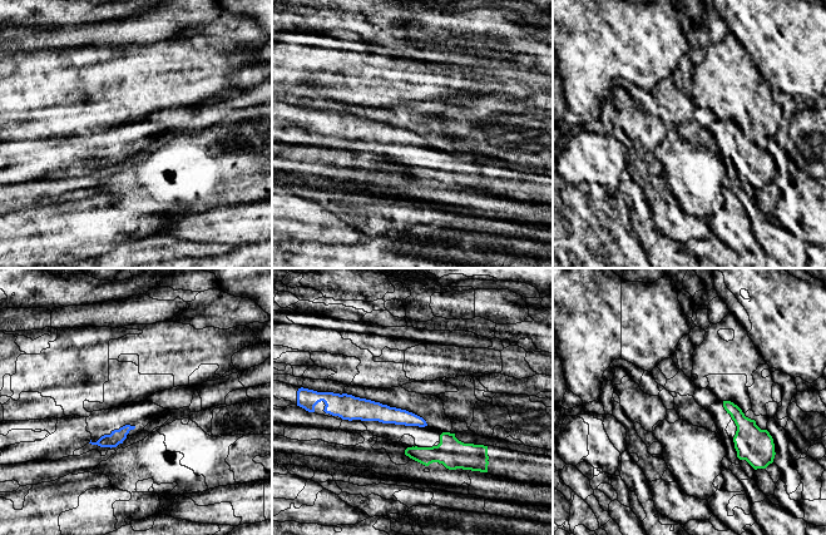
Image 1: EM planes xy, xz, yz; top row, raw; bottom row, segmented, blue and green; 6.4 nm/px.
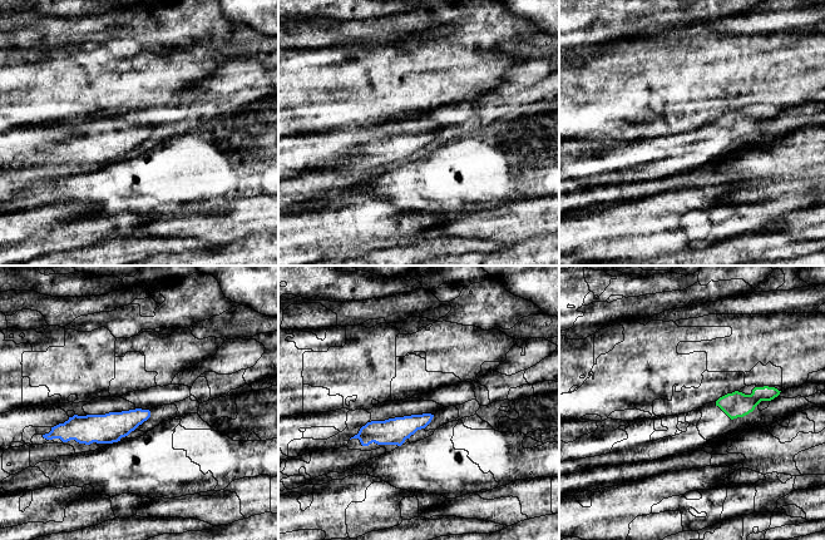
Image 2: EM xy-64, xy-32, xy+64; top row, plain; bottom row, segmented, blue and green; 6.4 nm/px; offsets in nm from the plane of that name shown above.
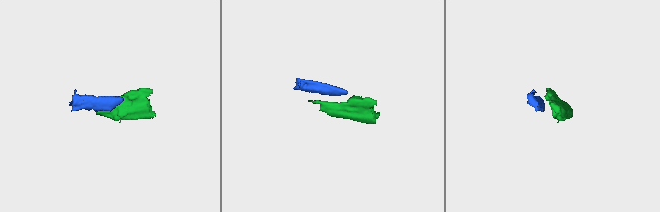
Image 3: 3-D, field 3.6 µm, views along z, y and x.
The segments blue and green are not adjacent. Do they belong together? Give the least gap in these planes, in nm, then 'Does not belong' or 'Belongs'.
Distance 110 nm. Belongs

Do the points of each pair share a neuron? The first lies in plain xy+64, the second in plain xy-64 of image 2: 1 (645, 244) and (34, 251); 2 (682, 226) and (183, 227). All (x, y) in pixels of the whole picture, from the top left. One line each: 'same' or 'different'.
1: same
2: different

